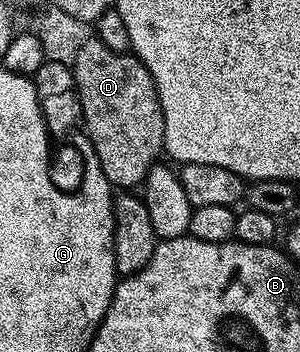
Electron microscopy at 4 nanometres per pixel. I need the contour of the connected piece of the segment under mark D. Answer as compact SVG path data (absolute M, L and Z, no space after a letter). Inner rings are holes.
M91 36L86 39L84 48L76 55L72 63L76 88L82 105L81 125L86 126L86 134L90 137L90 146L93 157L97 159L104 176L114 188L138 188L145 183L146 174L159 161L164 147L164 116L160 108L160 100L156 92L156 84L144 68L144 64L133 53L112 52L97 37Z

